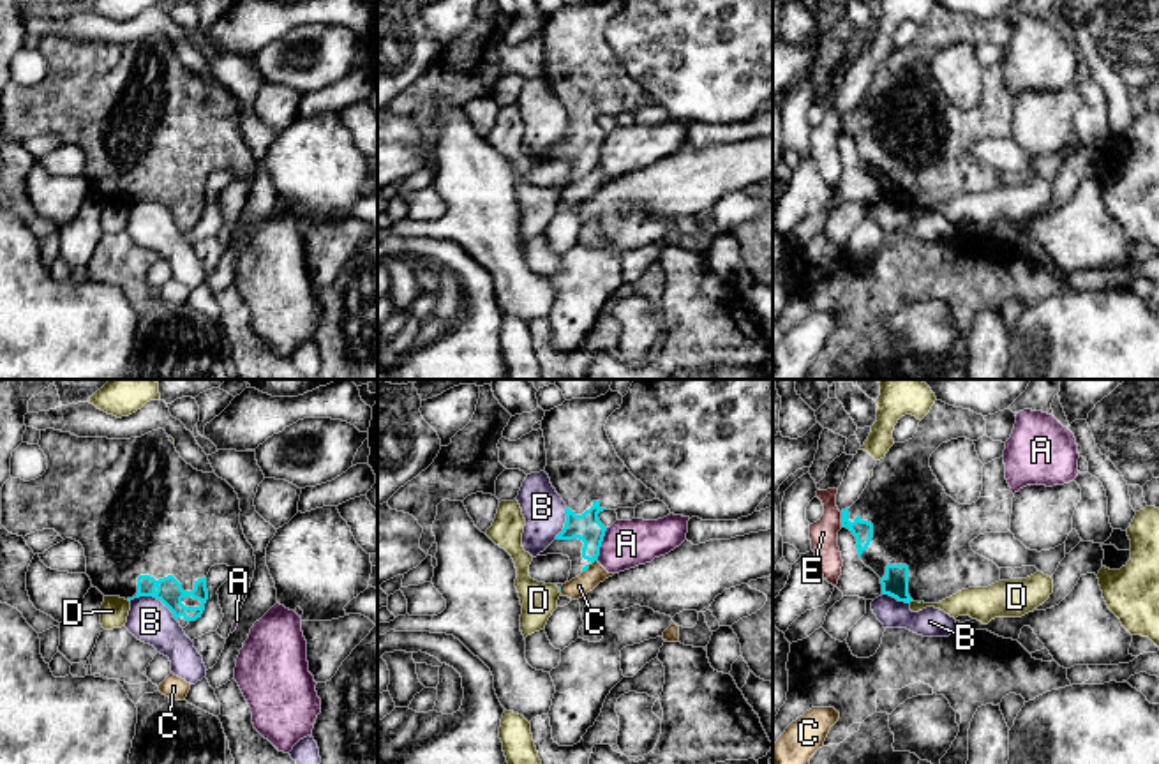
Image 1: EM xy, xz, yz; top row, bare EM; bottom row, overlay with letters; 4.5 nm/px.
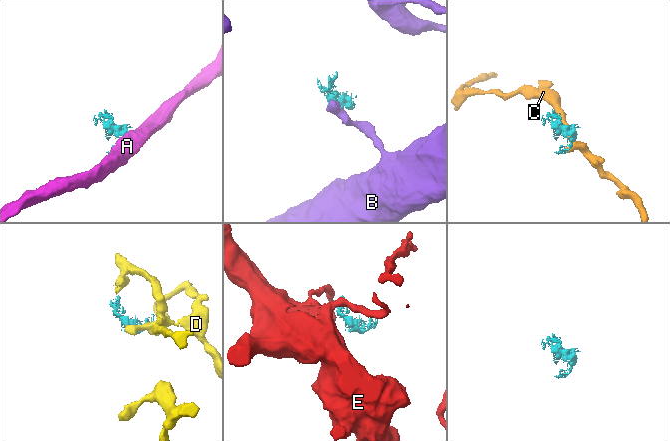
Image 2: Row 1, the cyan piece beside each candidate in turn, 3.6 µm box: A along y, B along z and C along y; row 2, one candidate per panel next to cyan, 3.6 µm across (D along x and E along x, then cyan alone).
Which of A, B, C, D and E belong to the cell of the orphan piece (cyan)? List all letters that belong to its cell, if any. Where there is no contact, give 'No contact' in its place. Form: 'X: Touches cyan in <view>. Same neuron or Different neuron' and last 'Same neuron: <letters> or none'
A: Touches cyan in xz. Different neuron
B: Touches cyan in xy. Different neuron
C: Touches cyan in xz. Different neuron
D: No contact. Different neuron
E: Touches cyan in yz. Different neuron
Same neuron: none

